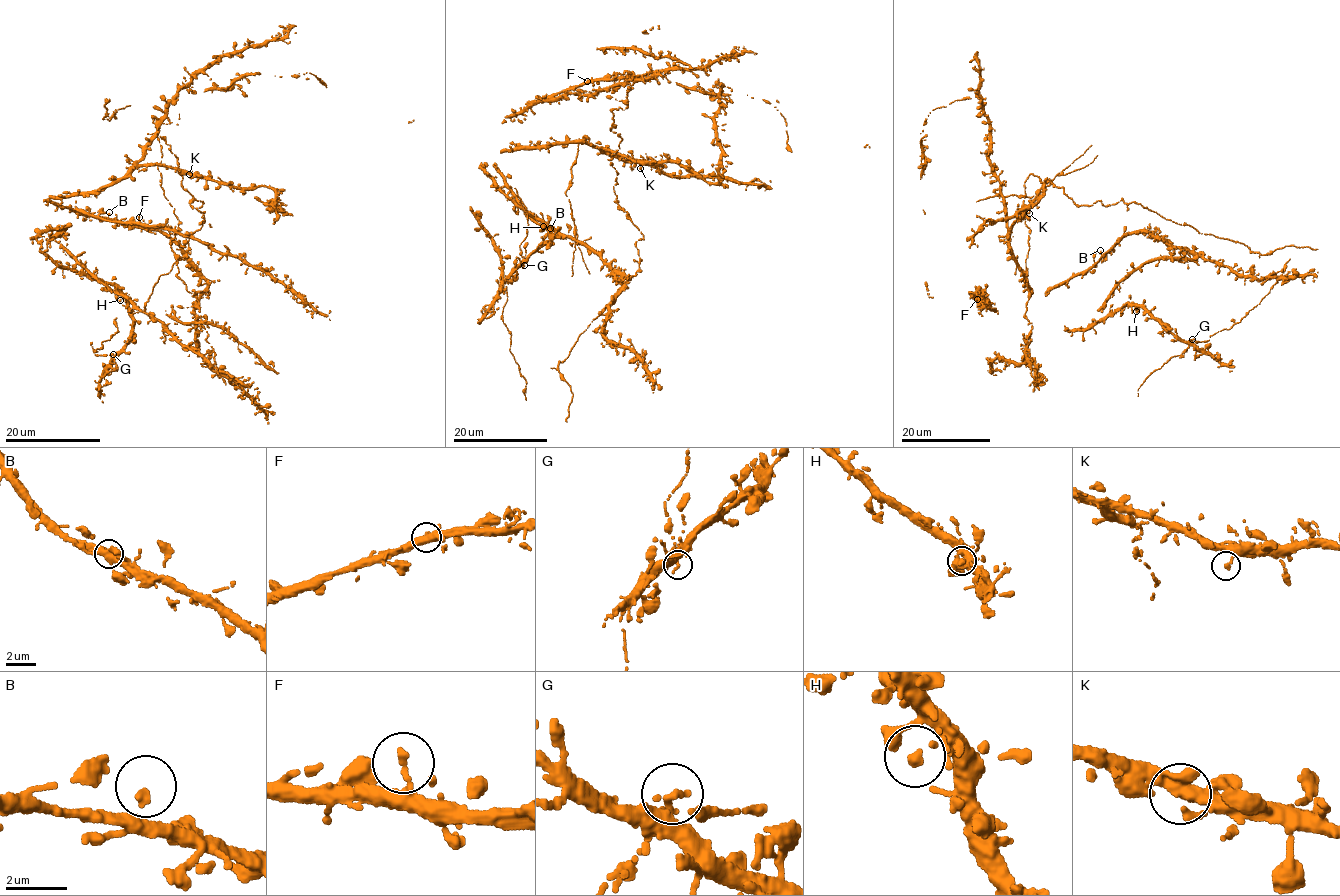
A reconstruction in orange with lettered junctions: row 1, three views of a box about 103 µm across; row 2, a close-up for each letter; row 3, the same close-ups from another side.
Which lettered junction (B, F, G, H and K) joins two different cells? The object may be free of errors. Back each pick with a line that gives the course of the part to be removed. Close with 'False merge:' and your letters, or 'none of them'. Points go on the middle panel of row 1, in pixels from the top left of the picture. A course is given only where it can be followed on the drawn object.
False merge: none of them

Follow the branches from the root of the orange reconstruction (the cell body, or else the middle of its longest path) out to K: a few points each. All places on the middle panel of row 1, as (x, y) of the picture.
K: (612, 164), (627, 156), (642, 165), (640, 168)

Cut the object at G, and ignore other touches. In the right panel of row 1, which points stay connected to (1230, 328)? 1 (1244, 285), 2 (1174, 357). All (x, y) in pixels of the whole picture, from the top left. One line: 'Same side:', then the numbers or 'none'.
Same side: 2

